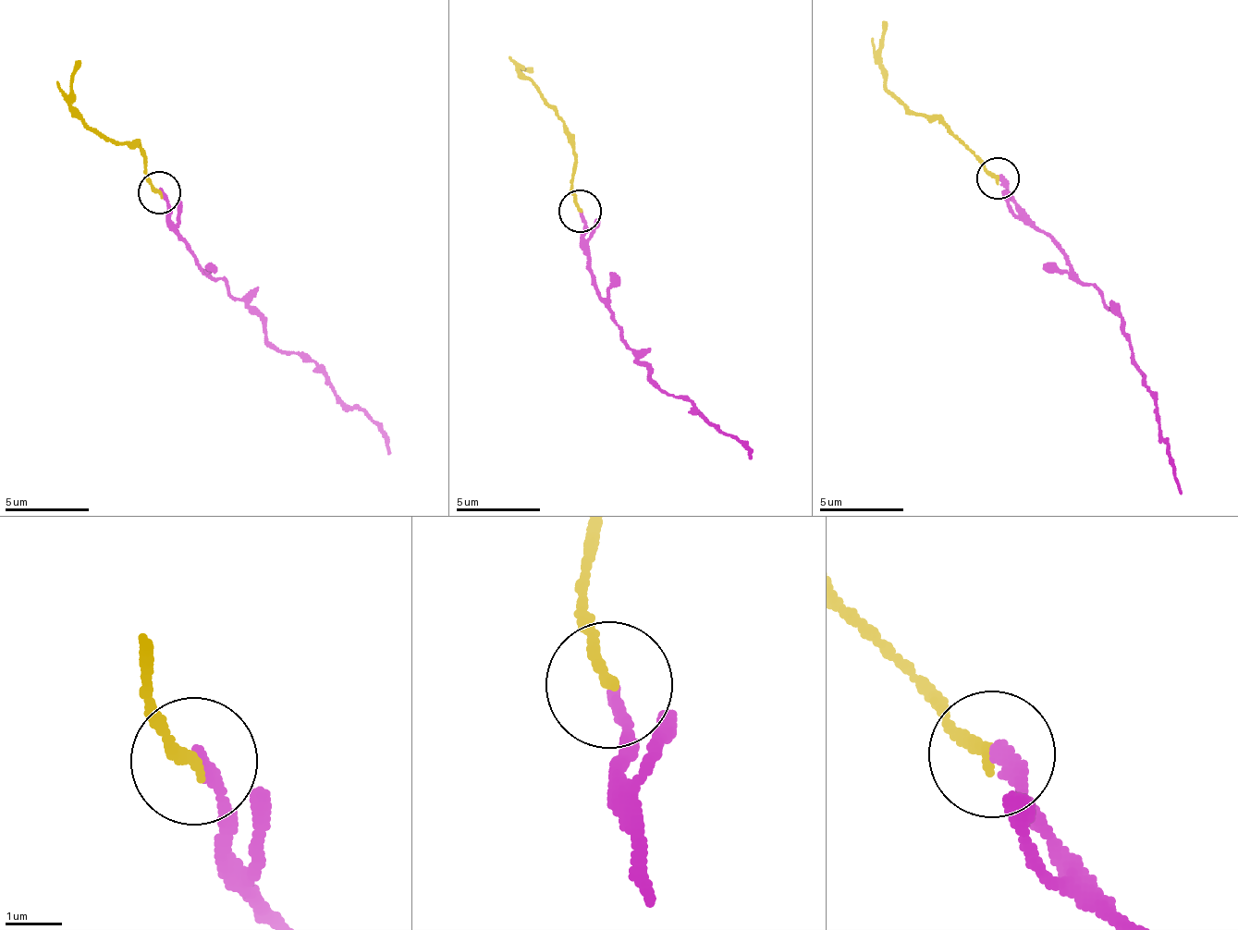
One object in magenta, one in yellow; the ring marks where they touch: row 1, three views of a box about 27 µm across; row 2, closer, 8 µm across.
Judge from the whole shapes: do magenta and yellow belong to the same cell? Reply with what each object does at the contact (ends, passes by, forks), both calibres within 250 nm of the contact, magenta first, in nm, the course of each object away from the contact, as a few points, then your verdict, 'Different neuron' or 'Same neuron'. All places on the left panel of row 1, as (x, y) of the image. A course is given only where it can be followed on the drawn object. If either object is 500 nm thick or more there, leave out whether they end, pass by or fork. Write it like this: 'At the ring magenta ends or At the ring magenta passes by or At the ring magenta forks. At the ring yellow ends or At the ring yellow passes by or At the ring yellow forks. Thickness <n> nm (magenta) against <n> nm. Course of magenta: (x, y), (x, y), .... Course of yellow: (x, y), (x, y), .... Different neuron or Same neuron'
At the ring magenta ends. At the ring yellow ends. Thickness 240 nm (magenta) against 220 nm. Course of magenta: (158, 193), (171, 230), (196, 263), (263, 323), (268, 339), (303, 354), (325, 386), (365, 414), (388, 454). Course of yellow: (158, 193), (137, 148), (118, 146), (90, 124), (71, 104), (71, 79), (81, 61). Same neuron

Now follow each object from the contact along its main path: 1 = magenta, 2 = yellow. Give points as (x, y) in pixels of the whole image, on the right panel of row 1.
1: (999, 179), (1007, 193), (1035, 223), (1131, 339), (1131, 356), (1141, 371), (1180, 493)
2: (999, 179), (929, 122), (911, 116), (884, 86), (877, 63), (877, 38), (885, 22)

